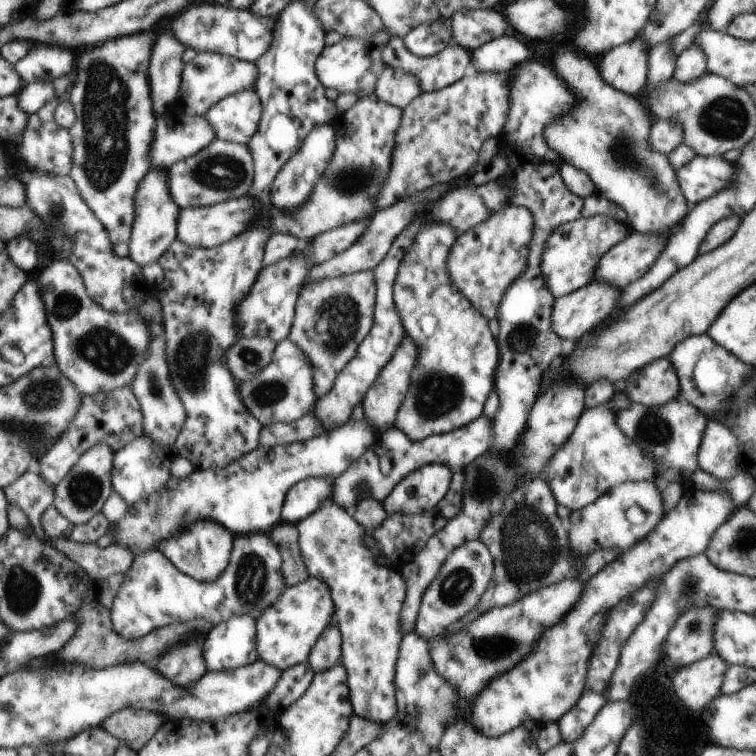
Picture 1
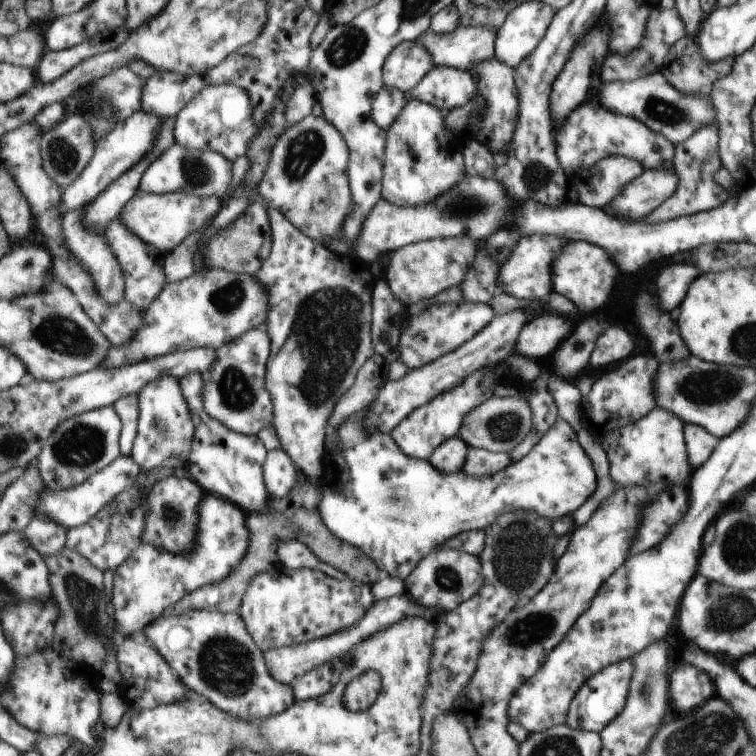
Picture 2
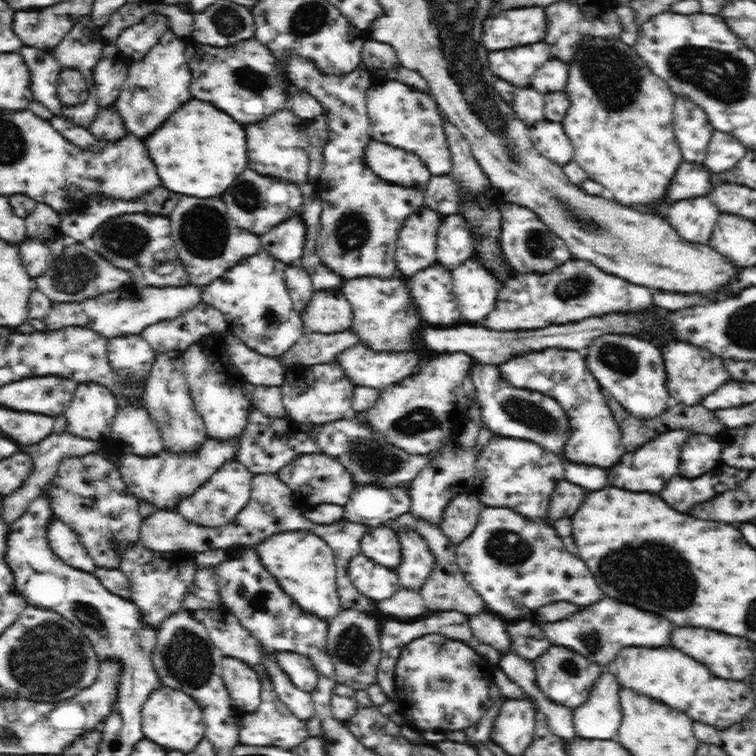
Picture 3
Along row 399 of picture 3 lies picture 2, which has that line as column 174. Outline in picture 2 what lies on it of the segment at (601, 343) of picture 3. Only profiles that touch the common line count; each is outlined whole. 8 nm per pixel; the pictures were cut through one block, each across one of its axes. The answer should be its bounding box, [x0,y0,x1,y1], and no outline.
[141,608,296,720]

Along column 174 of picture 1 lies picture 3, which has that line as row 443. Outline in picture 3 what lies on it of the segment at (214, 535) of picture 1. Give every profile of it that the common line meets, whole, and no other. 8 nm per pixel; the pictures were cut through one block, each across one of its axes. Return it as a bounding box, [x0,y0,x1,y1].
[469,363,569,458]

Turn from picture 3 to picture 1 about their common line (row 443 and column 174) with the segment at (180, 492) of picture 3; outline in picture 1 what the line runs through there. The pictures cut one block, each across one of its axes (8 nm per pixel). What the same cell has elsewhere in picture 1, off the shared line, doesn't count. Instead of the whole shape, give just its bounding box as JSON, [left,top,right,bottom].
[130,168,180,266]

